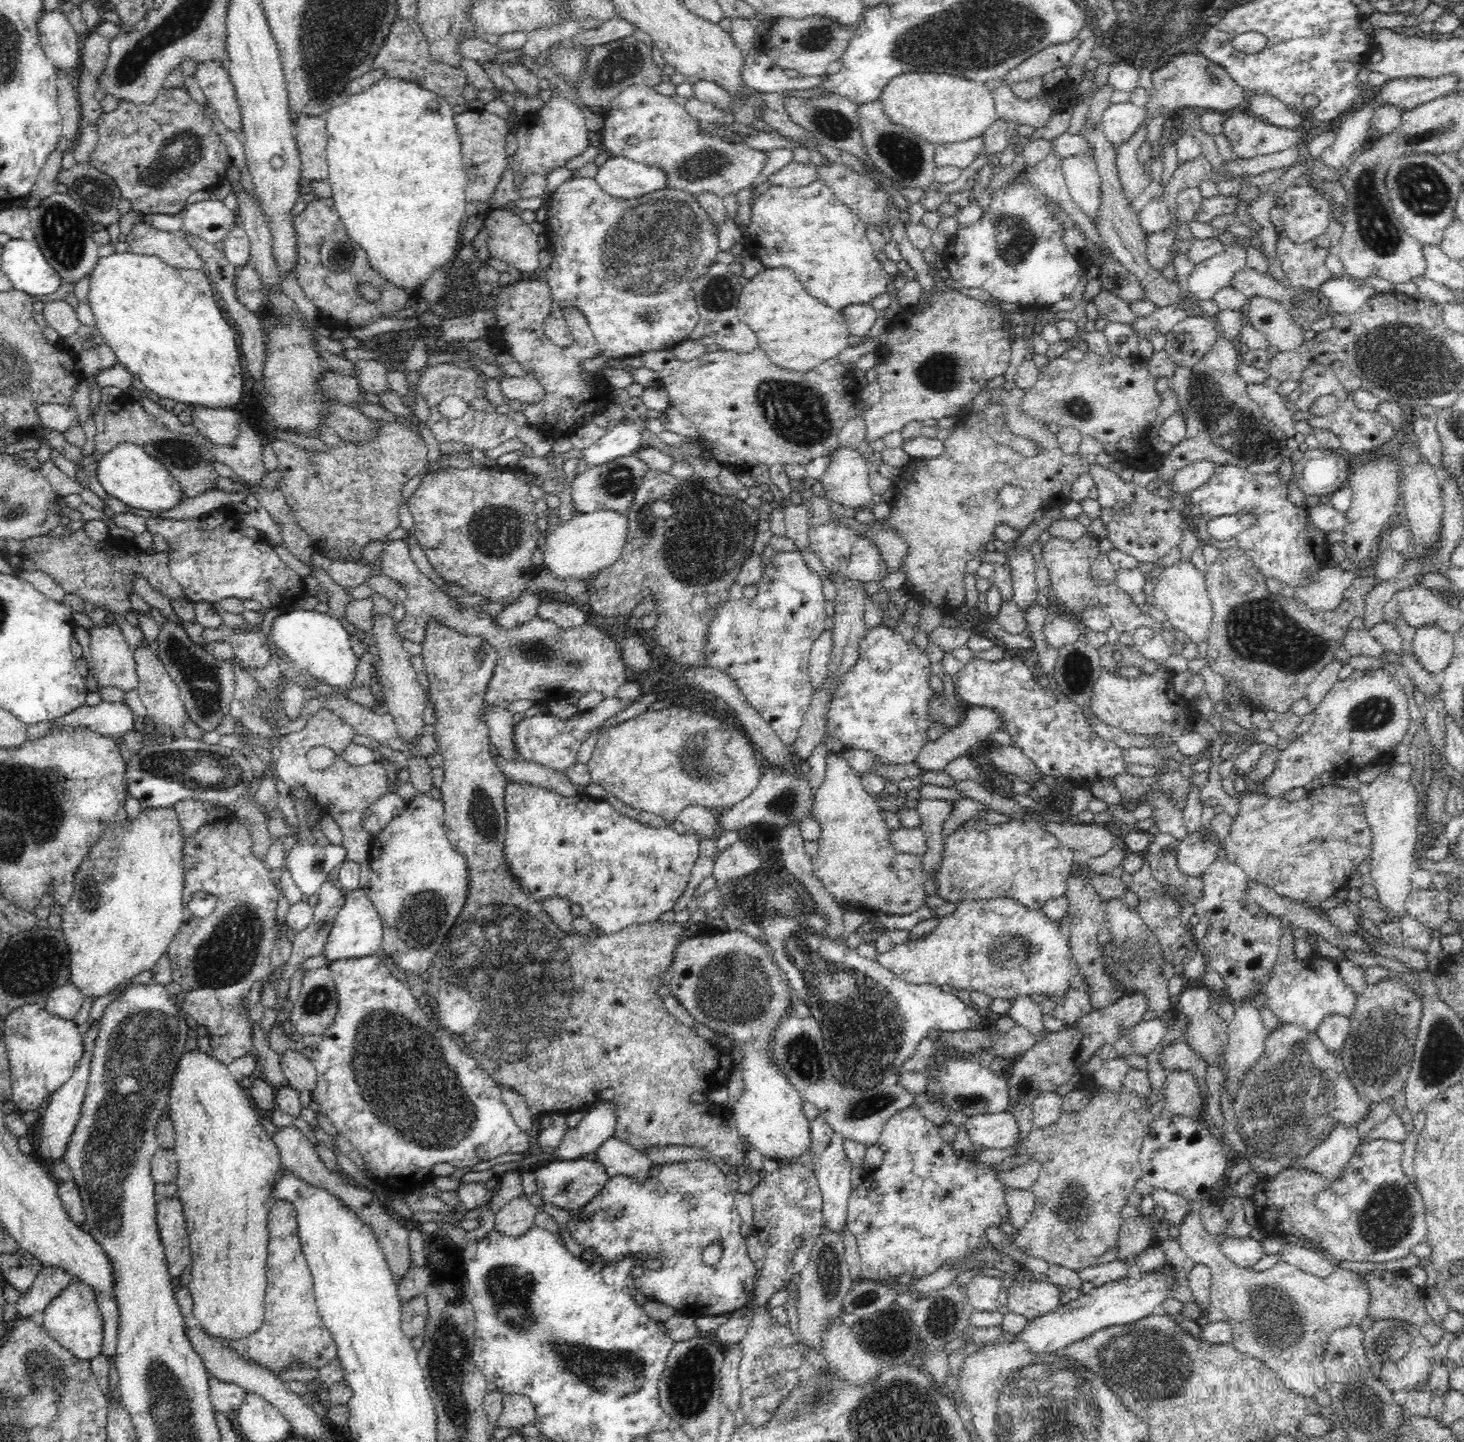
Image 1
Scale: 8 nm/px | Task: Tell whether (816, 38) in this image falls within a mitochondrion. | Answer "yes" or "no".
yes

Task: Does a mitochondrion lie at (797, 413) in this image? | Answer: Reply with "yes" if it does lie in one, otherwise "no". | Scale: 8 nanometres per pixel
yes

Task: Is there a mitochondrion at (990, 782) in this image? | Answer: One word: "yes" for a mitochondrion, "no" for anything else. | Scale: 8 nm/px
no

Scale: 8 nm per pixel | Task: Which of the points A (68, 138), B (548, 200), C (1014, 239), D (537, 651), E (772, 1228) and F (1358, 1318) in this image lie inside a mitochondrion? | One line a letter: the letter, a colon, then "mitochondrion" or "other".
A: other
B: other
C: mitochondrion
D: mitochondrion
E: other
F: other

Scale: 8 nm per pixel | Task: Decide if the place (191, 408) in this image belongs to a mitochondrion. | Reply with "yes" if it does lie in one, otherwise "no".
no

